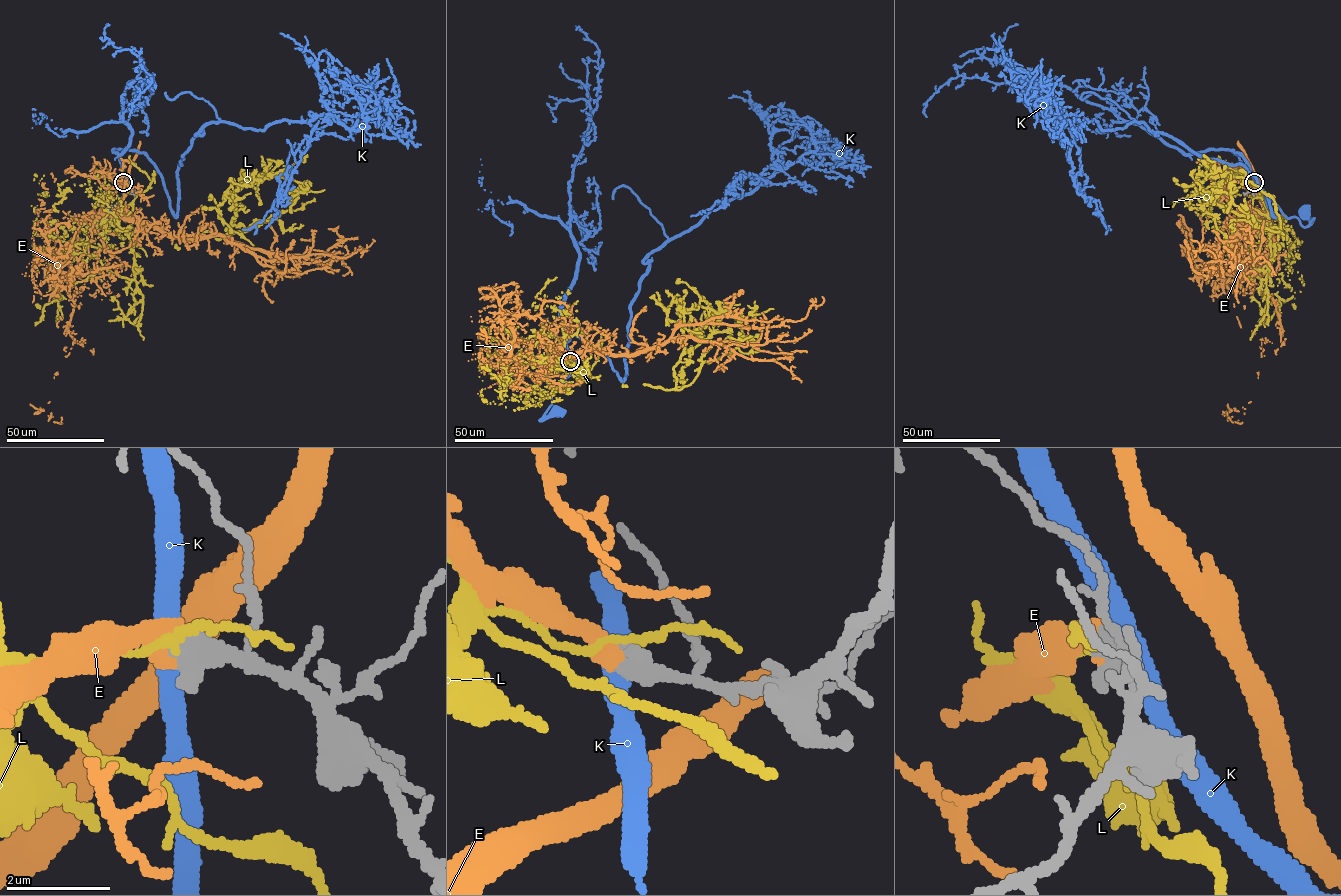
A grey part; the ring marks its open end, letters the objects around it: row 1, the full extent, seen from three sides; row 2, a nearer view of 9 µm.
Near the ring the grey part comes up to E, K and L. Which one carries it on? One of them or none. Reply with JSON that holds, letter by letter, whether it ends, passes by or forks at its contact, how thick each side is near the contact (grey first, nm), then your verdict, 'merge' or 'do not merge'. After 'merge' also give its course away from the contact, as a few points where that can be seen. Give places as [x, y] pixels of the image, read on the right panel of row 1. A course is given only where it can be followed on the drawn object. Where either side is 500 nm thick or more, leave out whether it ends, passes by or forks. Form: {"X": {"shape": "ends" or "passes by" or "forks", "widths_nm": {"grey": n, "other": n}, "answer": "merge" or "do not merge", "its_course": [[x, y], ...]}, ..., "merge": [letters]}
{"E": {"widths_nm": {"grey": 550, "other": 440}, "answer": "merge", "its_course": [[1254, 182], [1248, 186], [1266, 212], [1245, 223], [1248, 238], [1222, 242], [1218, 260], [1221, 254], [1191, 239]]}, "K": {"widths_nm": {"grey": 500, "other": 400}, "answer": "do not merge"}, "L": {"widths_nm": {"grey": 500, "other": 150}, "answer": "do not merge"}, "merge": ["E"]}

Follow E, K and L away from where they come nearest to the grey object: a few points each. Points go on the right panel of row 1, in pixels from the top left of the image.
E: (1254, 182), (1248, 186), (1266, 212), (1245, 223), (1248, 238), (1222, 242), (1218, 260), (1221, 254), (1191, 239)
K: (1254, 181), (1284, 215), (1296, 217), (1306, 226), (1309, 219), (1304, 212)
L: (1254, 182), (1286, 238), (1269, 243), (1271, 255), (1276, 227), (1196, 194), (1228, 245)

